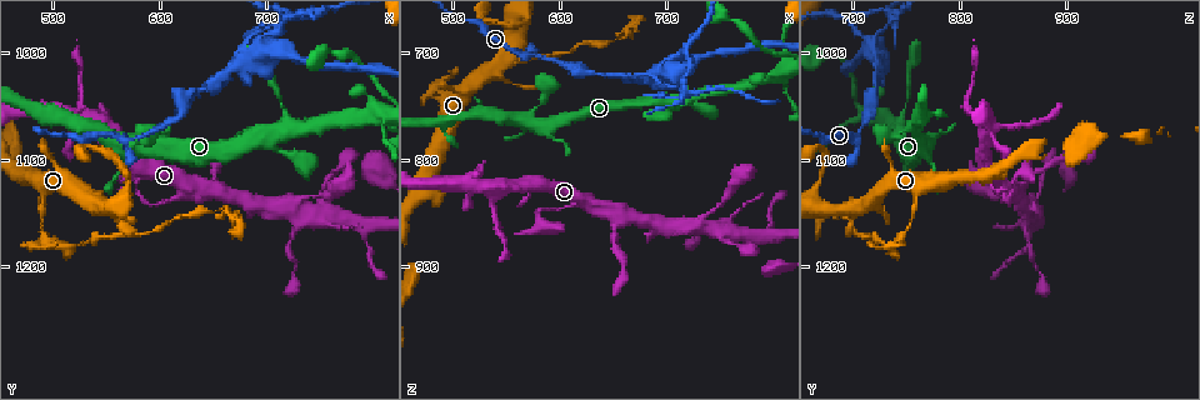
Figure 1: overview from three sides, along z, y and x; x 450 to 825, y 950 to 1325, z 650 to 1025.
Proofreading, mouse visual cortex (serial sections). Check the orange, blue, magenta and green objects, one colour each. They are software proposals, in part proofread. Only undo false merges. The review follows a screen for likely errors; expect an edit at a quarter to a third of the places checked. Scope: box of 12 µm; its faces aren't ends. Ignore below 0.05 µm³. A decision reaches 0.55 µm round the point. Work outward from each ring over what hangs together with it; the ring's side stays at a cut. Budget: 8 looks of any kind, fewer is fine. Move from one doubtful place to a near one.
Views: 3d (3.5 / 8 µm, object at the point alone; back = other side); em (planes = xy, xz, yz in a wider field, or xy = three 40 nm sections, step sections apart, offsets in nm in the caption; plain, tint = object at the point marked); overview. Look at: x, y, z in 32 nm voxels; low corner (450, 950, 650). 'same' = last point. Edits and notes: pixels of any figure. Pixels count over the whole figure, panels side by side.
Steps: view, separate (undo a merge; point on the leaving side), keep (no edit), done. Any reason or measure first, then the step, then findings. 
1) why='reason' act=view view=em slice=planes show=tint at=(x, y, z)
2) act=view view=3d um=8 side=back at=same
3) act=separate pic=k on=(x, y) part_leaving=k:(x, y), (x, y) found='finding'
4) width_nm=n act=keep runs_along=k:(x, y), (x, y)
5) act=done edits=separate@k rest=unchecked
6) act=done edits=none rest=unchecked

why='abrupt turn' act=view view=3d um=3.5 at=(588, 1142, 848)

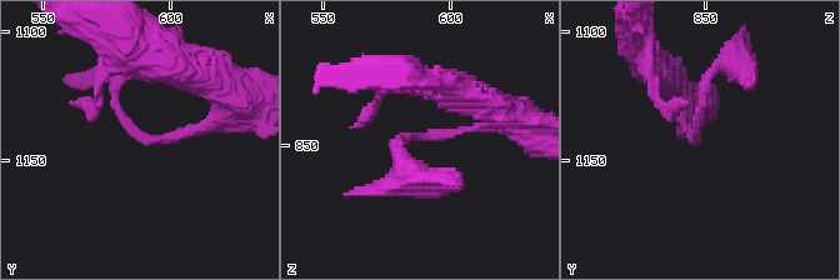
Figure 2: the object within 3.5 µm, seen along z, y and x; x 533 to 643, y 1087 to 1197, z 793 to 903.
arm_widths_nm=100,150 act=view view=em slice=xy step=3 show=tint at=(589, 1142, 846)

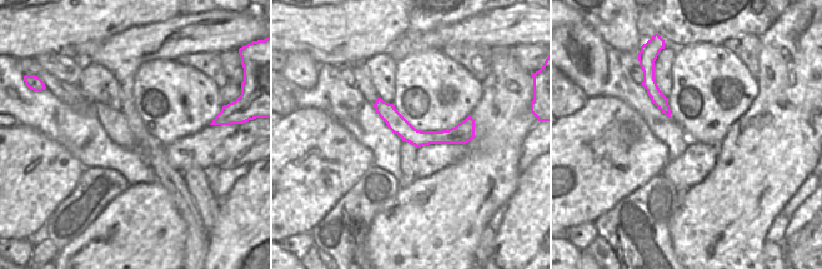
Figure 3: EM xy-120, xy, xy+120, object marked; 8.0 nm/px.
act=keep runs_along=2:(218, 119), (141, 138), (115, 106), (123, 69) found='all the same cell'

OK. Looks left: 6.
why='narrows sharply' act=view view=3d um=8 at=(492, 1166, 750)

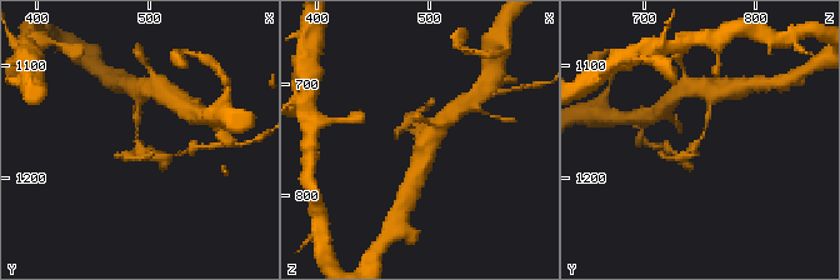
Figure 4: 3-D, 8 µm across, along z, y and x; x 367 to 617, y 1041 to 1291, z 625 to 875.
why='closer look' act=view view=3d um=3.5 at=(492, 1164, 748)

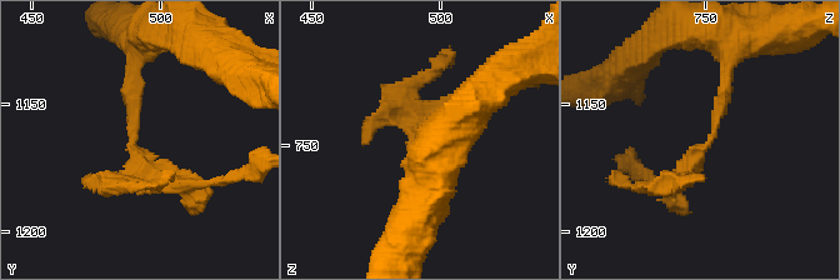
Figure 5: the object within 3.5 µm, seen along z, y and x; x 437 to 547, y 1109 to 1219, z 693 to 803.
arm_widths_nm=150,200 why='now the EM' act=view view=em slice=xy step=2 show=tint at=(491, 1166, 751)

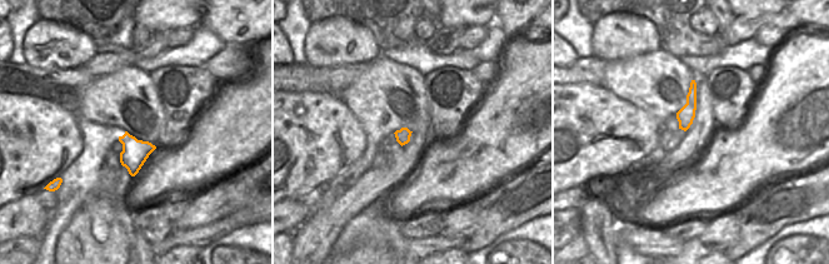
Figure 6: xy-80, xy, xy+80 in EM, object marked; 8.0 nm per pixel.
act=separate pic=5 on=(394, 109) part_leaving=5:(134, 146), (149, 185), (223, 181) found='two cells meet here'

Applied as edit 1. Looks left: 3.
why='redraw' act=view view=overview

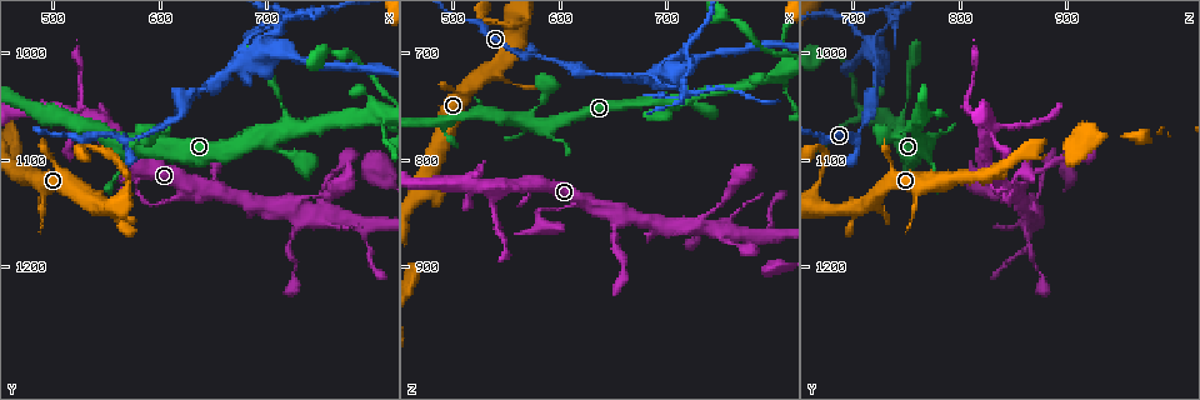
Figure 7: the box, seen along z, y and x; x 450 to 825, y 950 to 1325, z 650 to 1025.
why='a narrow waist' act=view view=3d um=3.5 at=(722, 1178, 866)

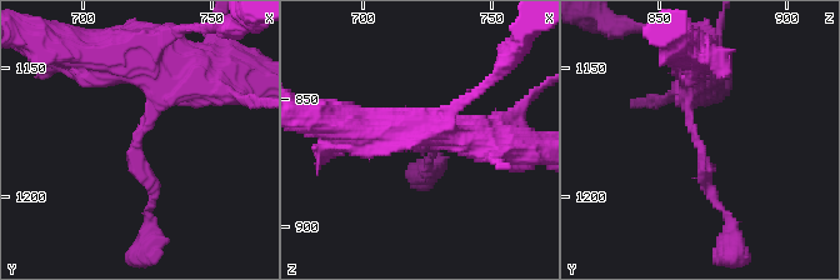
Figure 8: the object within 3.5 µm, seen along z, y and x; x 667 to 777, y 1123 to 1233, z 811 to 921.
act=view view=em slice=xy step=5 show=tint at=(722, 1177, 864)

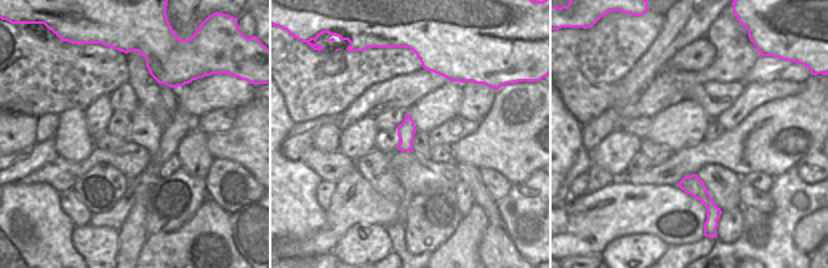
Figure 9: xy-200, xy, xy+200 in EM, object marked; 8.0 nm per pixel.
width_nm=140 act=keep runs_along=8:(689, 61), (689, 130), (721, 206) found='continuous, no second cell'

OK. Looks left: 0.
act=done edits=separate@5 rest=unchecked

